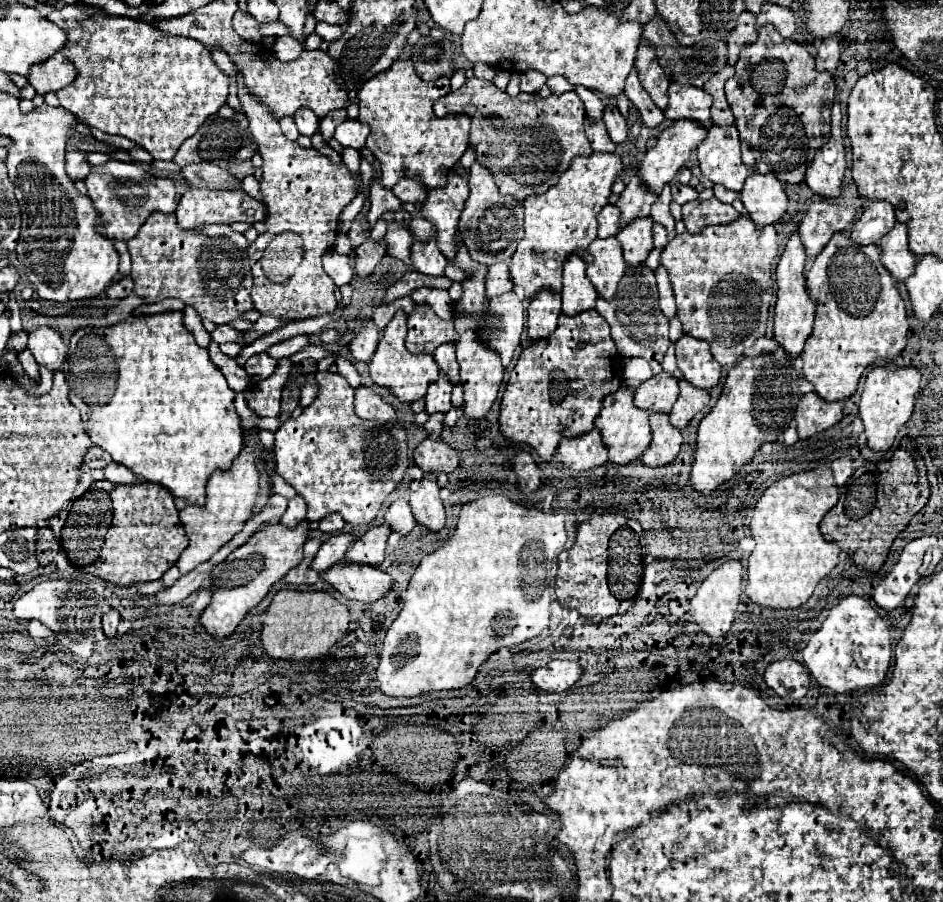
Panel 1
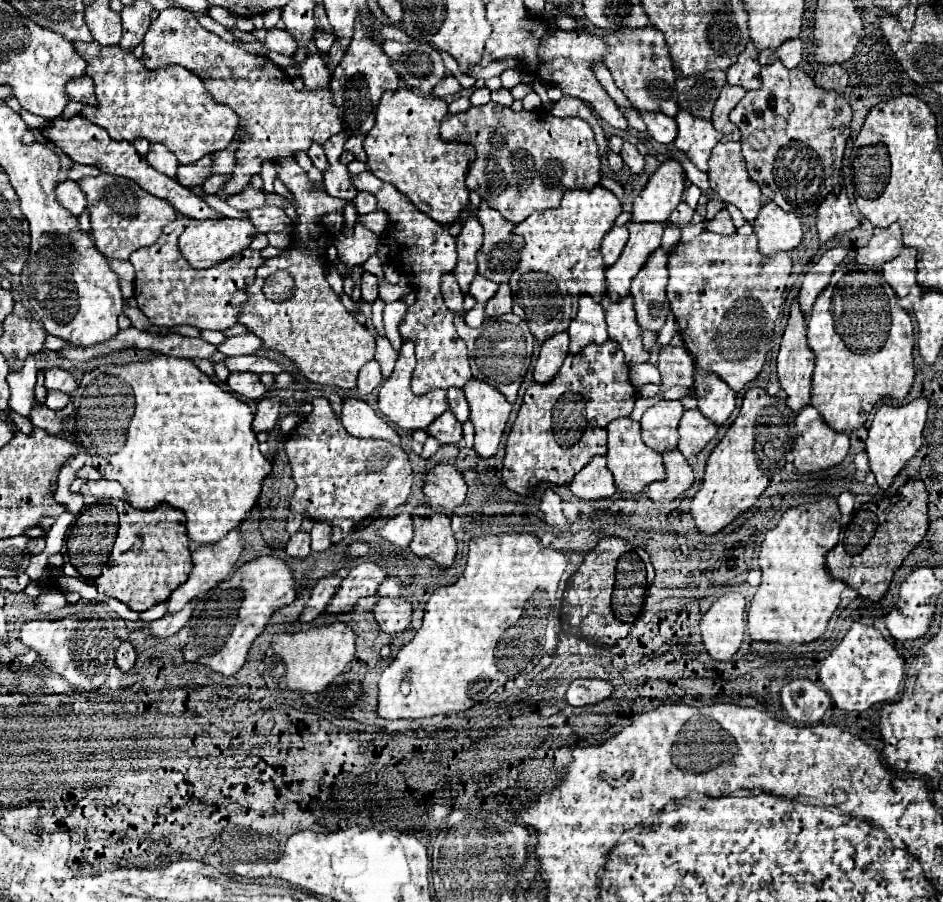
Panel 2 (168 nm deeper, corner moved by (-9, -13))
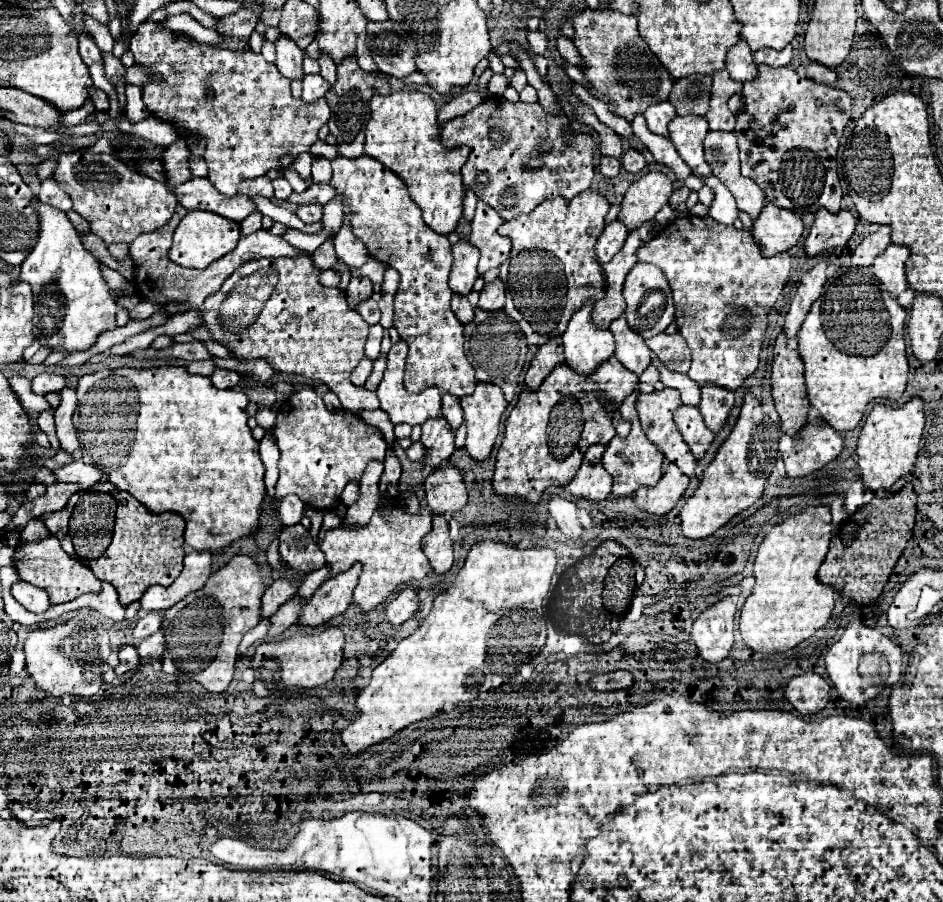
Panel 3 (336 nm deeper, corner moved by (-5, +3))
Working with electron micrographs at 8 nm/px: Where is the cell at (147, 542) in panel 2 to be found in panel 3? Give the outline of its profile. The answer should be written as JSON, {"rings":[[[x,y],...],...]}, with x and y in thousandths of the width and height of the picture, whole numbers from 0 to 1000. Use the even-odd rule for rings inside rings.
{"rings":[[[123,543],[123,583],[121,583],[121,594],[119,601],[115,605],[115,610],[106,616],[100,619],[93,625],[93,630],[110,645],[119,647],[121,654],[125,656],[125,665],[129,672],[136,672],[144,665],[151,663],[151,659],[155,656],[155,652],[170,647],[170,650],[180,650],[185,645],[185,641],[193,634],[193,621],[195,621],[195,576],[193,572],[185,570],[185,568],[174,568],[174,570],[161,570],[157,568],[144,552],[140,552],[138,548]]]}

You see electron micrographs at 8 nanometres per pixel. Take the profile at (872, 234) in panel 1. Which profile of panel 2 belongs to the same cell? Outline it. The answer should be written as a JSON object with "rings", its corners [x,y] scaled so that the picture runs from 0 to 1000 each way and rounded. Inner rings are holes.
{"rings":[[[946,248],[942,253],[929,253],[920,273],[916,277],[908,279],[908,290],[918,293],[923,297],[937,293],[937,290],[946,288],[948,284],[952,284],[957,273],[959,271],[957,271],[954,248]]]}

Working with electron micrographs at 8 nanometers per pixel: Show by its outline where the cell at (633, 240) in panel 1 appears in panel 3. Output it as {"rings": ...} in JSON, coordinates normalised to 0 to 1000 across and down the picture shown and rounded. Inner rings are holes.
{"rings":[[[674,293],[668,299],[668,304],[664,306],[664,313],[662,313],[662,333],[664,333],[662,353],[664,353],[666,361],[681,375],[696,373],[715,357],[713,324],[708,319],[708,313],[704,310],[704,304],[694,293]]]}

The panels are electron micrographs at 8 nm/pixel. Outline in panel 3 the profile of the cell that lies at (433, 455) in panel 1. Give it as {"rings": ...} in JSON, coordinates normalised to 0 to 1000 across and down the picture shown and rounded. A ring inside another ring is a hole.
{"rings":[[[471,514],[471,519],[464,519],[456,525],[450,534],[450,543],[452,559],[460,565],[460,570],[467,572],[477,572],[490,565],[496,557],[490,525],[477,514]]]}

